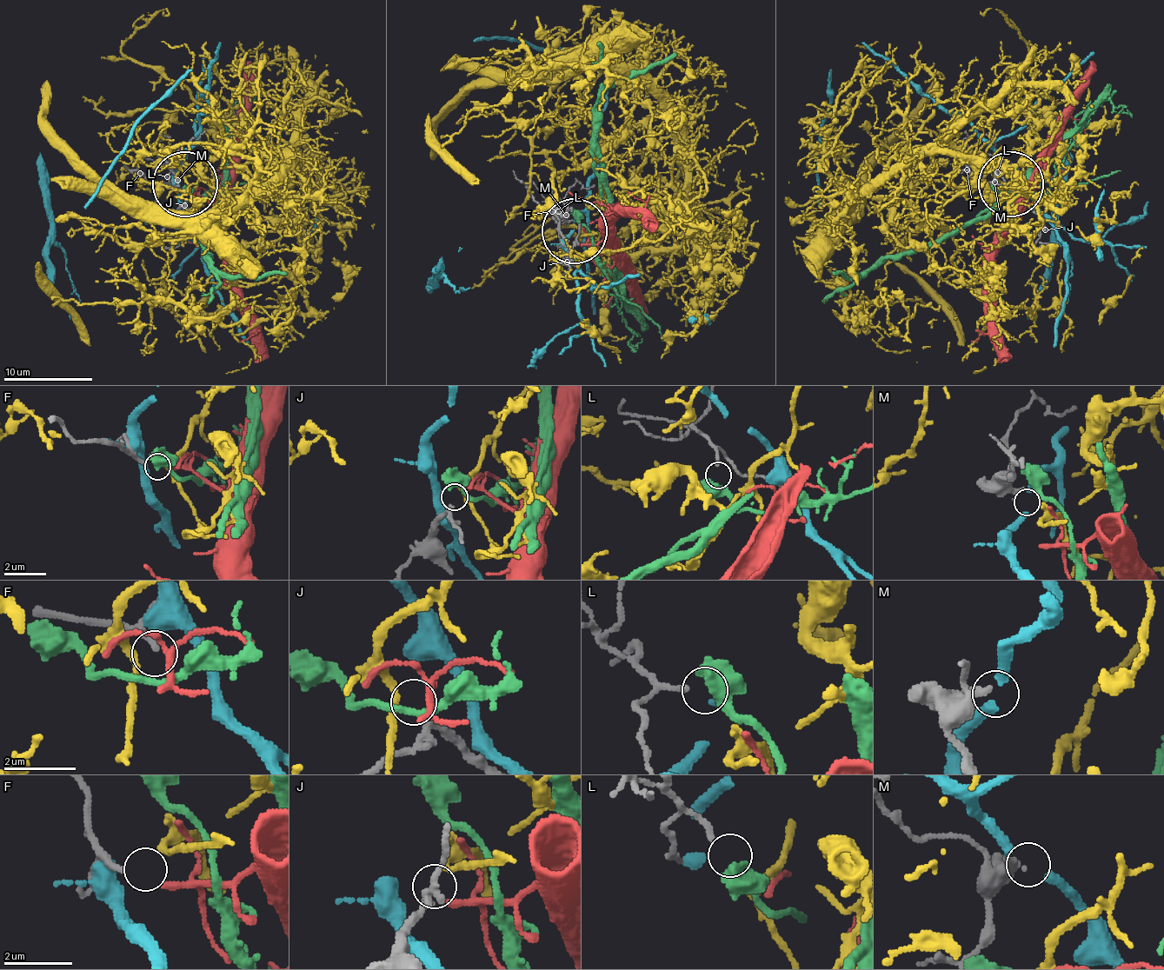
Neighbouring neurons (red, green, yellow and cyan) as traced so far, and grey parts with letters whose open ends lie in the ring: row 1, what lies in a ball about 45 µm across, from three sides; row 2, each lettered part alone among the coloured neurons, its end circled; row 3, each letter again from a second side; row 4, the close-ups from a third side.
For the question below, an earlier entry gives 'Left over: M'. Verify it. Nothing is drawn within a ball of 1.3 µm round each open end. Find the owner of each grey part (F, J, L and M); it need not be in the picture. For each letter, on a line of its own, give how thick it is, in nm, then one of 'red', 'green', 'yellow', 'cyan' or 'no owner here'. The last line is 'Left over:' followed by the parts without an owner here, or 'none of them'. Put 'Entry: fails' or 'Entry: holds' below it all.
F: calibre 140 nm; red
J: calibre 170 nm; yellow
L: calibre 150 nm; green
M: calibre 340 nm; no owner here
Left over: M
Entry: holds

